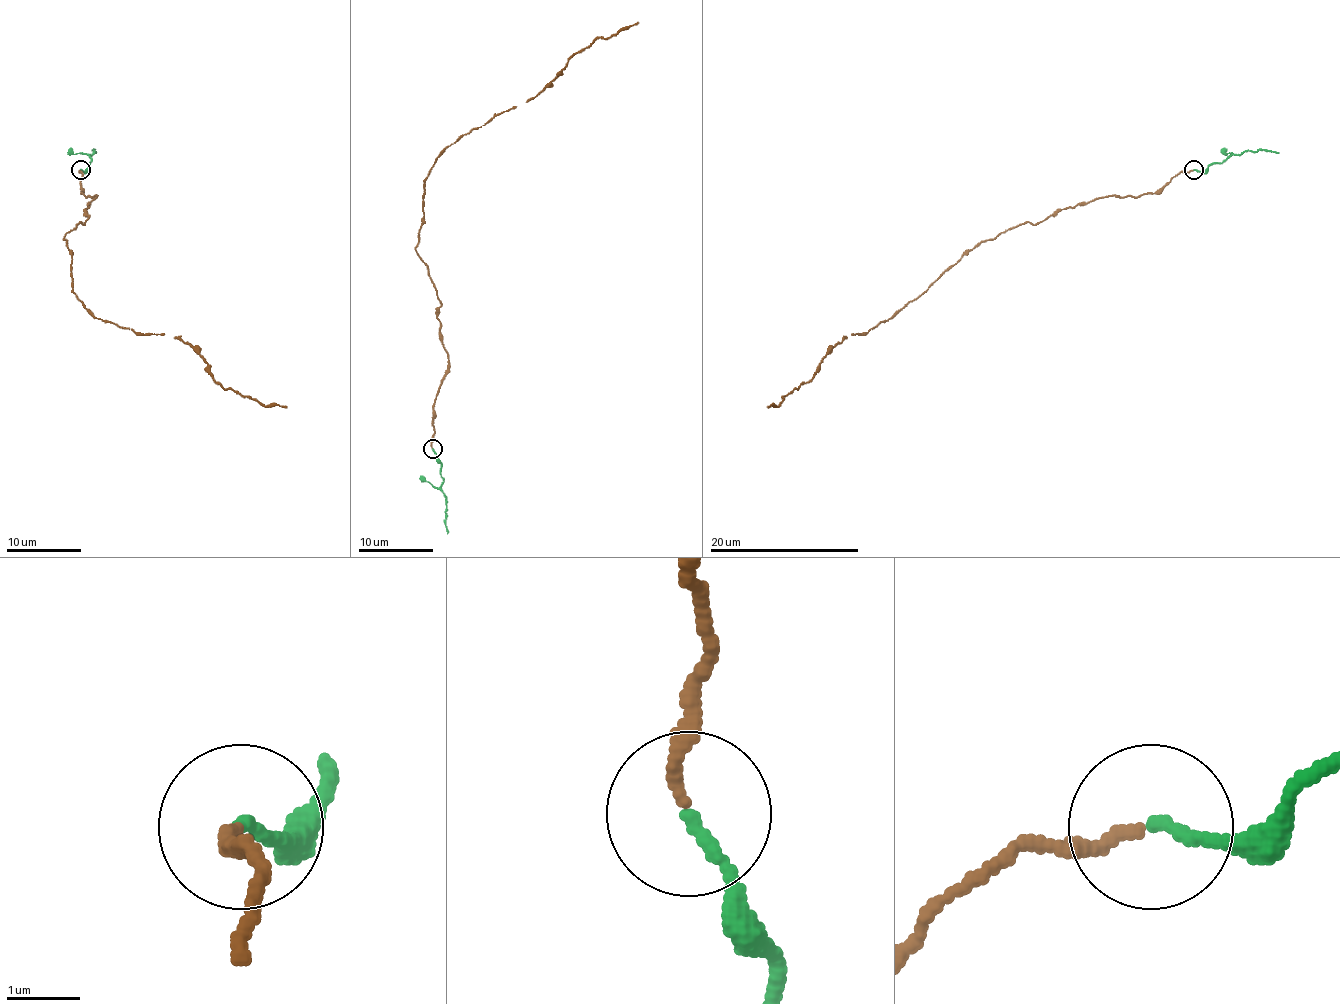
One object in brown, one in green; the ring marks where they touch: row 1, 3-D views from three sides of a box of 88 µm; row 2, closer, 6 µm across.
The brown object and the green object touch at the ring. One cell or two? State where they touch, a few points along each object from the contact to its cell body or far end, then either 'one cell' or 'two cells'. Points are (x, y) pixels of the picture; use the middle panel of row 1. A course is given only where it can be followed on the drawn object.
place (432, 449); course brown (433, 448), (448, 353), (440, 301), (418, 252), (423, 181), (448, 146), (528, 101), (597, 38), (638, 21); course green (433, 448), (440, 465), (440, 491), (446, 499), (448, 534); one cell

